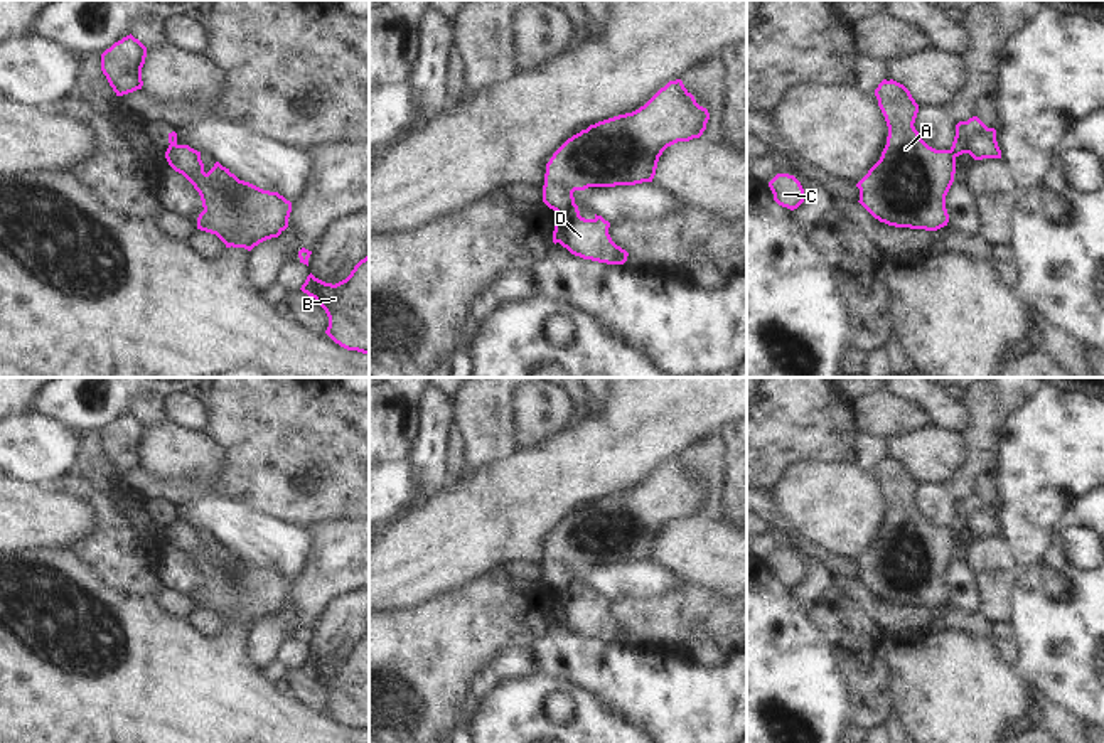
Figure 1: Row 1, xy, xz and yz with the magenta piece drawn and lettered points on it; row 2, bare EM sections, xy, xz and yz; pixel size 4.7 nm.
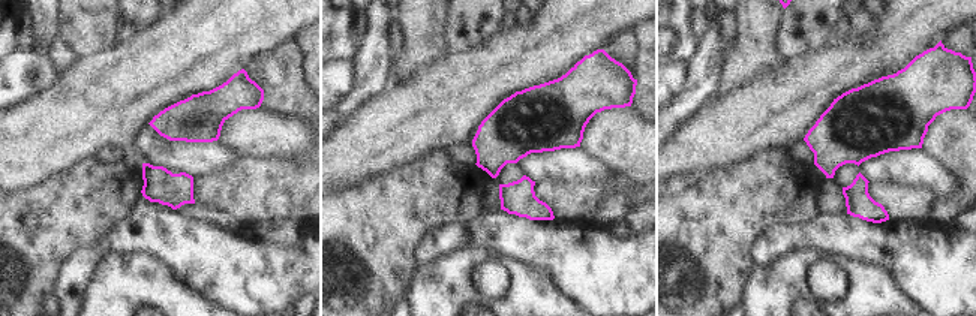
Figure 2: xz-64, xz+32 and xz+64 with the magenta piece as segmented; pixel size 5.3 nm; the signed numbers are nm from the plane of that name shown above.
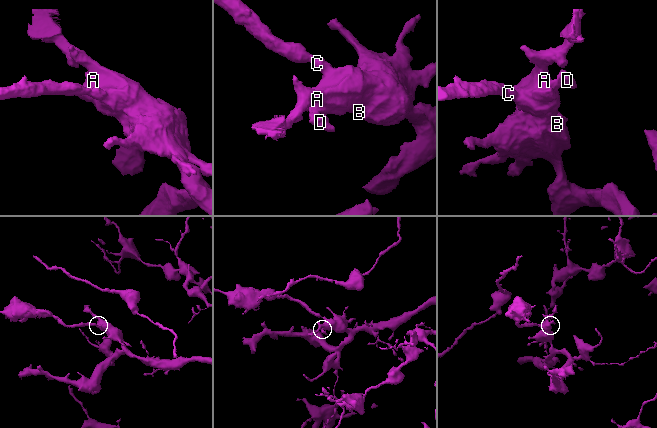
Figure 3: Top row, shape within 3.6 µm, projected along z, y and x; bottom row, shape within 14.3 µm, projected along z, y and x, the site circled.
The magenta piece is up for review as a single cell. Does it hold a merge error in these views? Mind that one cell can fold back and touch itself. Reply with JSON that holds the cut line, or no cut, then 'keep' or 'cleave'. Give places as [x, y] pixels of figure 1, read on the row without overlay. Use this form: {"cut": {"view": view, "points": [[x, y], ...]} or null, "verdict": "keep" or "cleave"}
{"cut": {"view": "xz", "points": [[573, 580], [557, 588]]}, "verdict": "cleave"}

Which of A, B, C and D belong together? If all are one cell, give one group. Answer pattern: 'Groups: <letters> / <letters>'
Groups: A B C / D

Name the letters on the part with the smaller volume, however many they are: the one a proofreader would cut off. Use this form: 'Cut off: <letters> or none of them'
Cut off: D

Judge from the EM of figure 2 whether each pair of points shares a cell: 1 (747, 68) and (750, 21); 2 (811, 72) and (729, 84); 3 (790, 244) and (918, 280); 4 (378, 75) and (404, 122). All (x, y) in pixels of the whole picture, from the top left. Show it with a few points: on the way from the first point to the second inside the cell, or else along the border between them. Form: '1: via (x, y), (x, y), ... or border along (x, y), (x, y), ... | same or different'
1: via (750, 56), (750, 33) | same
2: border along (766, 69), (747, 84), (718, 95) | different
3: via (823, 237), (853, 237), (889, 247) | same
4: border along (389, 86), (359, 111) | different

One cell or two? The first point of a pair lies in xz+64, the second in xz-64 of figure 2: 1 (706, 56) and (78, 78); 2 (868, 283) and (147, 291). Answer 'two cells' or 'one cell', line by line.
1: two cells
2: one cell

